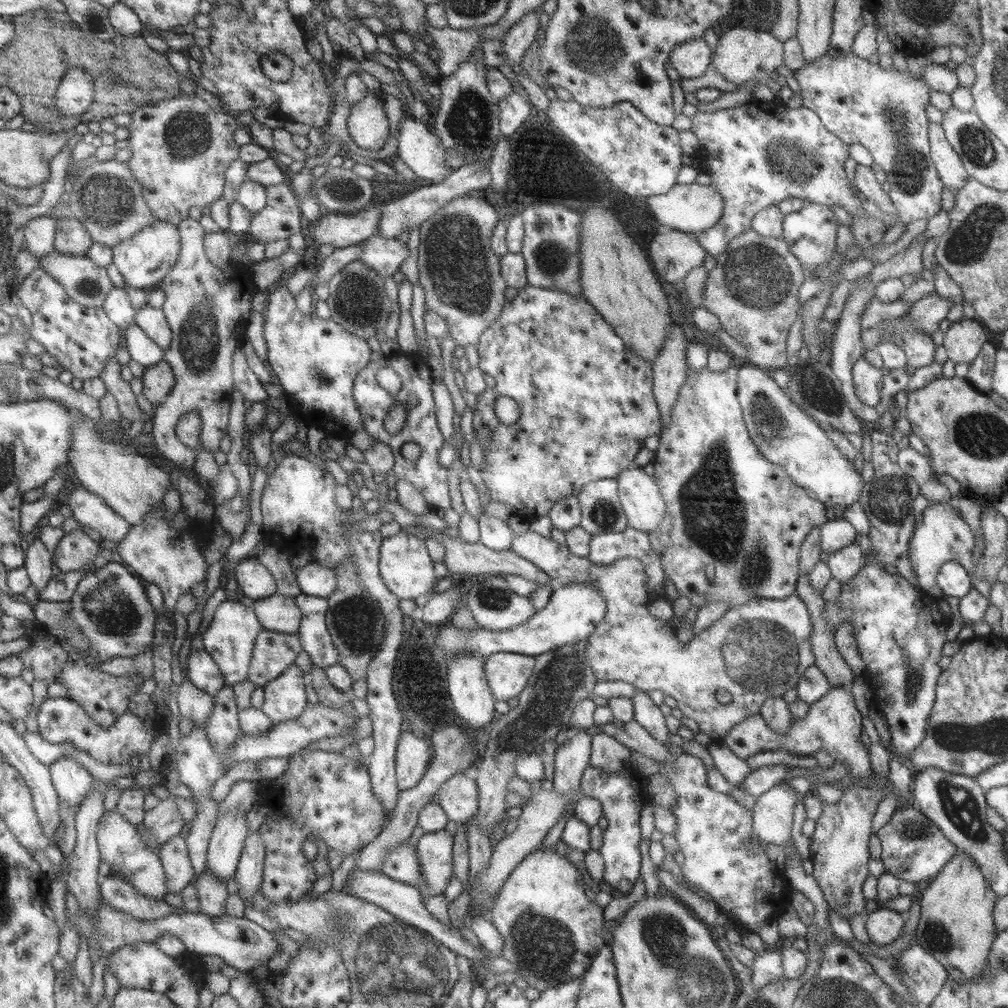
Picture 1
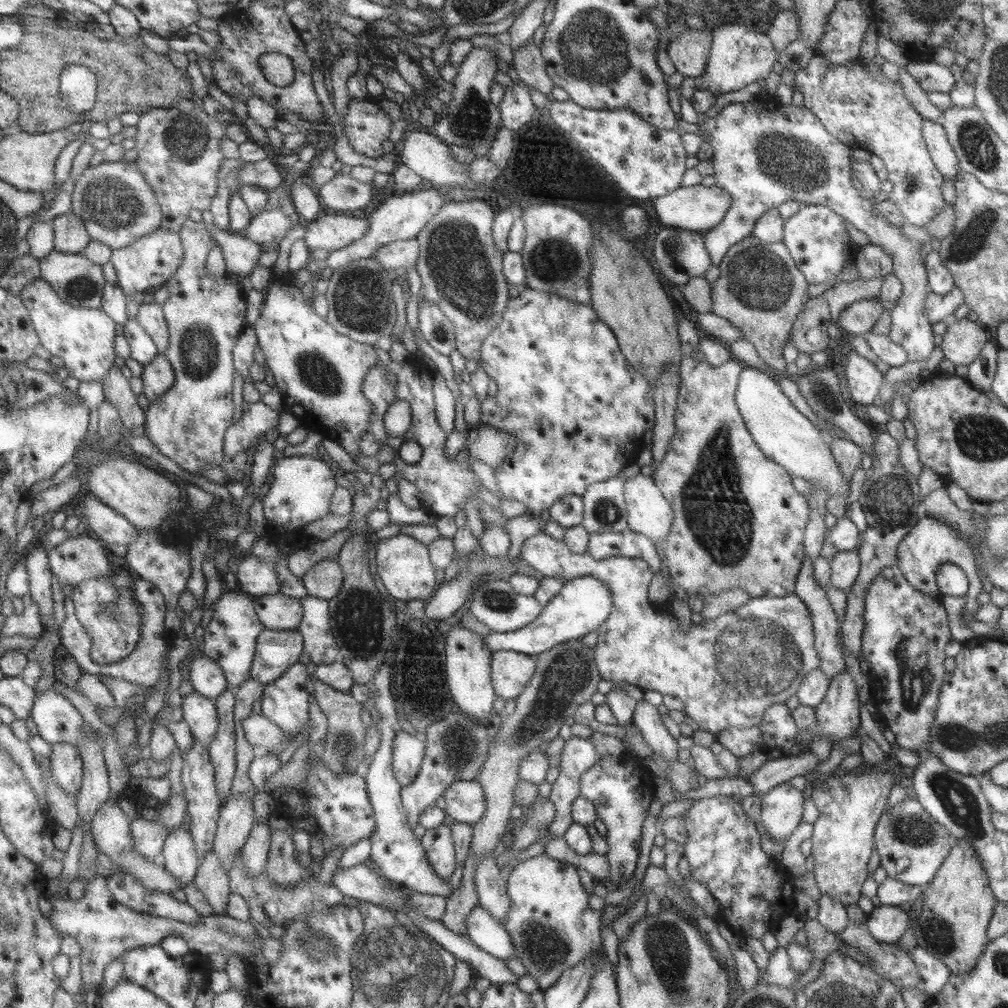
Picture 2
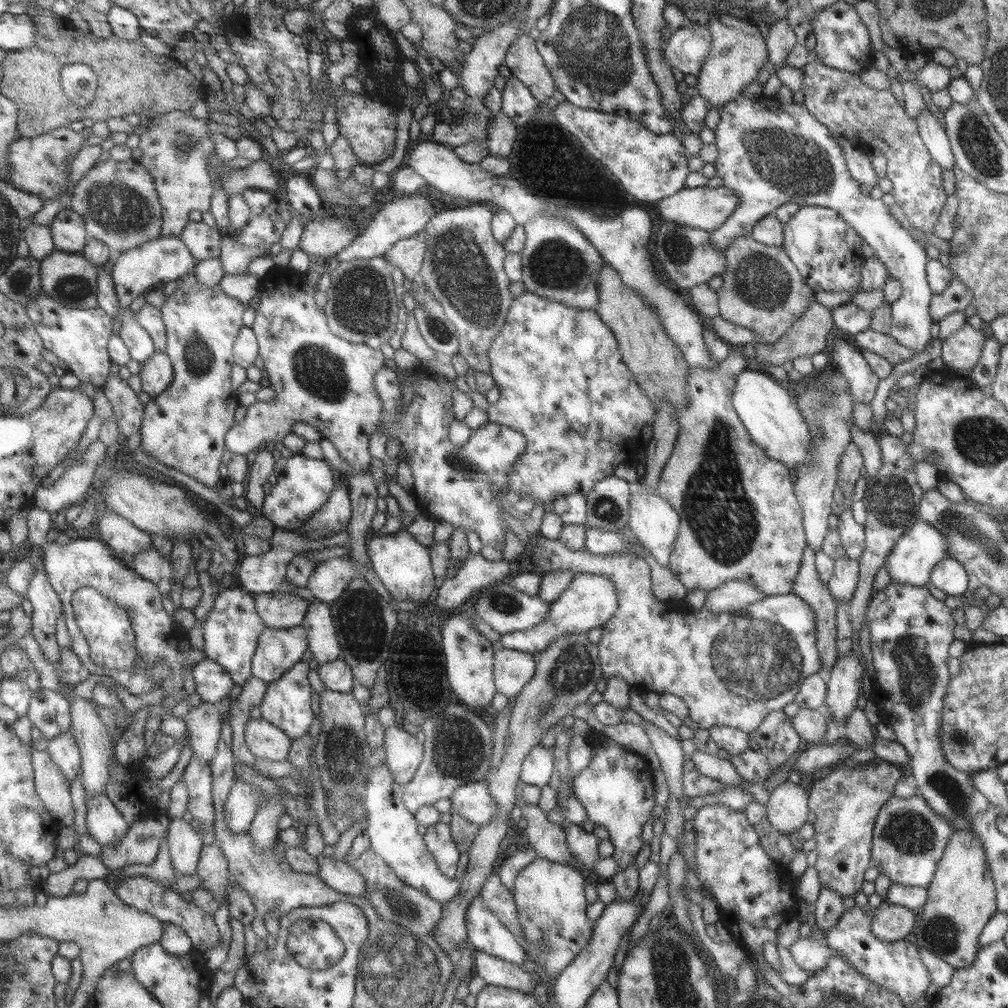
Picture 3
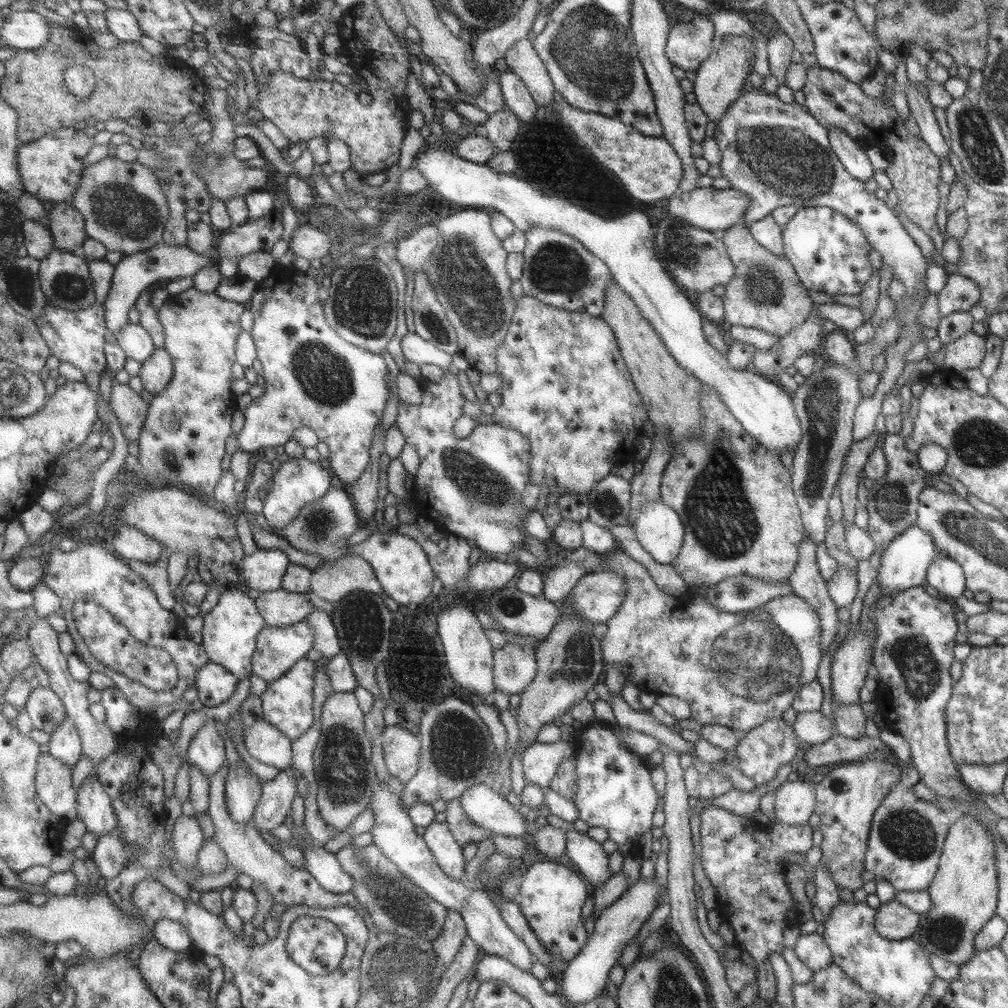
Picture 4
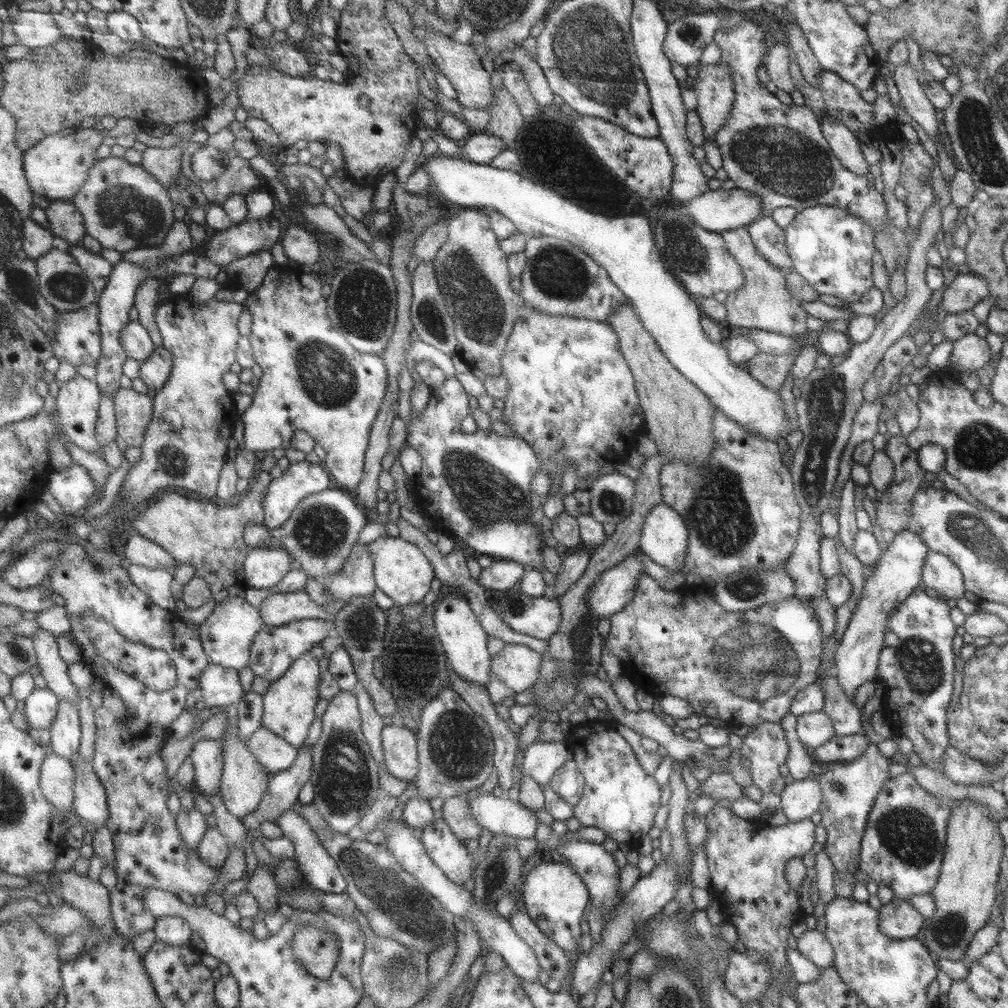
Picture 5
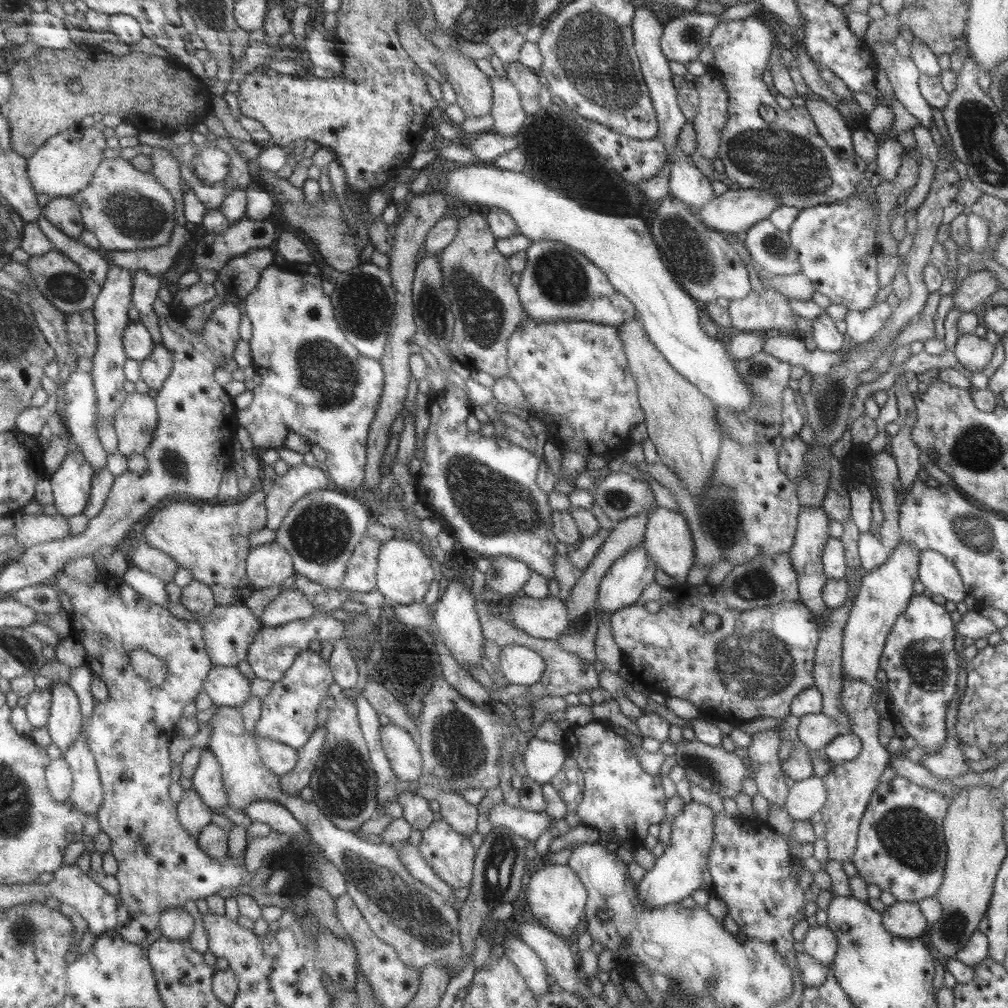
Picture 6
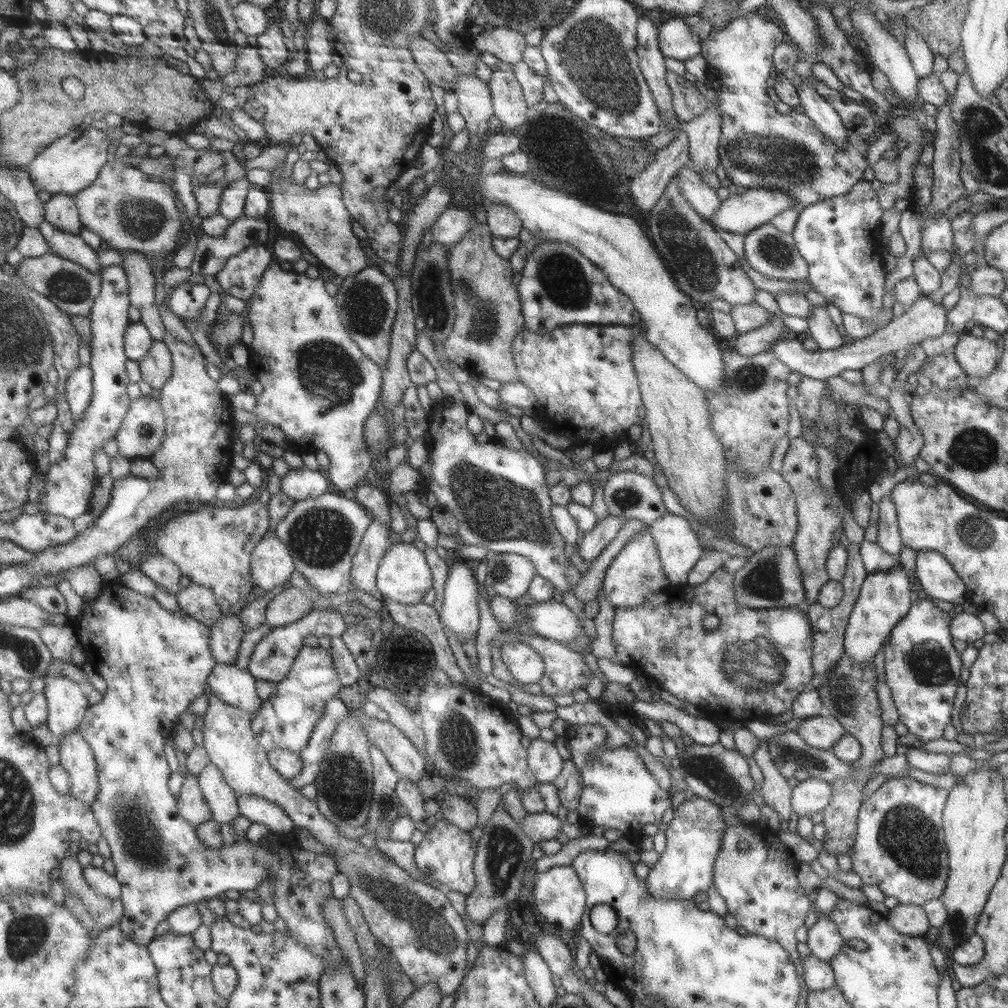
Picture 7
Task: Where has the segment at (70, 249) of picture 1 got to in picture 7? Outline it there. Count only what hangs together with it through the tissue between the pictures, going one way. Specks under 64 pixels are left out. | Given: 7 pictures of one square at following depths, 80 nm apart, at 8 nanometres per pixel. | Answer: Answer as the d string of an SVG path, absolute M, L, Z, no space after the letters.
M56 194L46 202L46 220L65 233L80 235L84 230L74 196Z

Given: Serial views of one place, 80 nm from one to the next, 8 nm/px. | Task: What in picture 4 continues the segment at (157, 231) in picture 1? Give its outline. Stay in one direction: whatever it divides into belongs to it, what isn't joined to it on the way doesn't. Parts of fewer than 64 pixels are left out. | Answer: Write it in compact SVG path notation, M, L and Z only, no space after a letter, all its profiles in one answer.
M165 242L156 245L153 249L141 251L135 254L124 254L120 261L116 264L115 274L112 280L112 287L108 297L104 302L106 308L106 321L108 328L109 342L117 343L116 334L129 324L129 312L131 308L136 306L142 292L149 288L151 284L159 282L159 280L175 280L175 278L183 278L191 276L192 278L200 271L210 266L210 264L219 263L217 260L208 256L203 256L192 250L190 247L169 246Z

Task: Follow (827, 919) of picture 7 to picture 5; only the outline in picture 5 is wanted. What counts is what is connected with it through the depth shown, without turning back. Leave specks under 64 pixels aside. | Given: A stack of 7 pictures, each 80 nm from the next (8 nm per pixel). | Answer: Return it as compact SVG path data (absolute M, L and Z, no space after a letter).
M807 929L796 939L796 949L820 969L832 966L834 952L822 932Z

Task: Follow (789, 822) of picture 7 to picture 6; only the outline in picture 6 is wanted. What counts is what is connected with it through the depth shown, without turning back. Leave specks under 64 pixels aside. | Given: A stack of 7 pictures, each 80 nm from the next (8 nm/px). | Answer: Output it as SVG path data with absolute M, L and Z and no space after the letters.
M773 729L753 733L751 742L746 748L748 758L759 765L758 771L751 774L758 793L770 804L784 808L789 788L785 784L784 772L777 758L777 749L782 735Z

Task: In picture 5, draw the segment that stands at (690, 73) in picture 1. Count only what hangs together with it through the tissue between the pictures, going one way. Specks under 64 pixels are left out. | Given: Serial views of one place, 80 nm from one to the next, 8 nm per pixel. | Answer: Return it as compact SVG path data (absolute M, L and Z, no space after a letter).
M722 9L713 14L692 13L673 20L667 25L662 42L665 56L671 62L681 66L699 64L699 56L706 44L712 40L714 32L720 28L720 22L734 12L733 9Z

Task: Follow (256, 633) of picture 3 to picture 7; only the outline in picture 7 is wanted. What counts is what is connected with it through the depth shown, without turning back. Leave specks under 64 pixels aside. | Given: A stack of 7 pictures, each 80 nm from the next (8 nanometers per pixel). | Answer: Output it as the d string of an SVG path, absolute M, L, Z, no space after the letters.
M241 613L225 615L217 621L215 627L211 627L211 650L218 663L234 664L243 642L243 636L247 631Z

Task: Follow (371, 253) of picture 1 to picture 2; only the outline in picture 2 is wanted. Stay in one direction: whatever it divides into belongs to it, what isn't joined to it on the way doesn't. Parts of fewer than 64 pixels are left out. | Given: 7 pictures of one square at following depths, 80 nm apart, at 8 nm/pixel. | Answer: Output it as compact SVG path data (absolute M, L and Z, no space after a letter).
M395 240L375 249L375 255L371 255L385 270L395 270L396 268L414 268L419 244L417 240Z

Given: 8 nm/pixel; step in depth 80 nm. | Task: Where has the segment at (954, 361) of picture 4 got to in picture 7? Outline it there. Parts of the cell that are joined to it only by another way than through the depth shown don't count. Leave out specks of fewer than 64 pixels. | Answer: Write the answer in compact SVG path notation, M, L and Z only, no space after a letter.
M961 331L957 344L950 351L969 378L980 379L993 371L1002 354L995 341L975 337L964 331Z

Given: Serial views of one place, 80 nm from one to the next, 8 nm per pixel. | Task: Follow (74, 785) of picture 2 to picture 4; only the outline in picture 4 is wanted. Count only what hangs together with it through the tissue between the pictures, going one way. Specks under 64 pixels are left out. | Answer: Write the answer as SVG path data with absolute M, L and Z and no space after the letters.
M67 717L65 724L52 732L49 752L71 768L75 768L75 764L81 760L81 753L84 752L83 739L73 718Z

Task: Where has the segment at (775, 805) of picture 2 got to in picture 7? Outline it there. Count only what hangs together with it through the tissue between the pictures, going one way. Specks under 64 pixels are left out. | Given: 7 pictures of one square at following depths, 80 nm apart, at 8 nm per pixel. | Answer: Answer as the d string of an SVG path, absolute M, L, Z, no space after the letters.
M813 777L798 782L791 791L791 806L799 817L821 813L831 798L831 785Z

